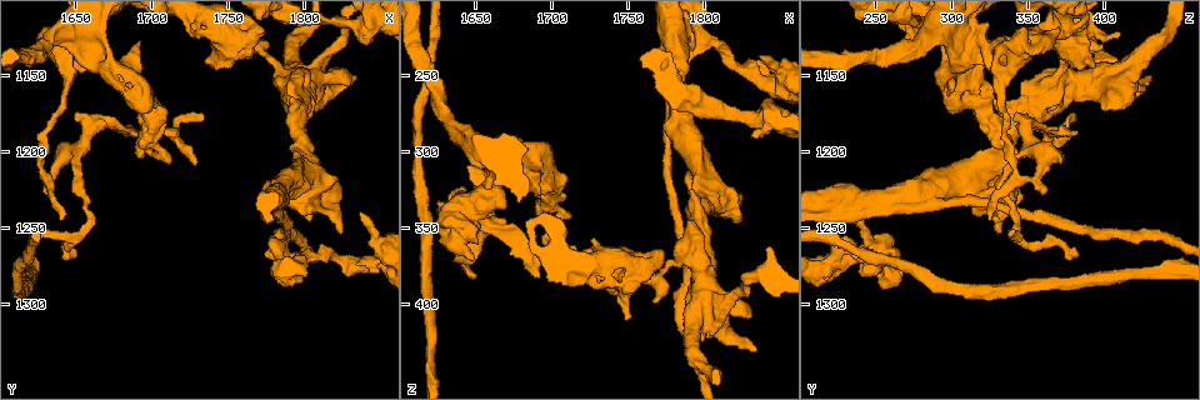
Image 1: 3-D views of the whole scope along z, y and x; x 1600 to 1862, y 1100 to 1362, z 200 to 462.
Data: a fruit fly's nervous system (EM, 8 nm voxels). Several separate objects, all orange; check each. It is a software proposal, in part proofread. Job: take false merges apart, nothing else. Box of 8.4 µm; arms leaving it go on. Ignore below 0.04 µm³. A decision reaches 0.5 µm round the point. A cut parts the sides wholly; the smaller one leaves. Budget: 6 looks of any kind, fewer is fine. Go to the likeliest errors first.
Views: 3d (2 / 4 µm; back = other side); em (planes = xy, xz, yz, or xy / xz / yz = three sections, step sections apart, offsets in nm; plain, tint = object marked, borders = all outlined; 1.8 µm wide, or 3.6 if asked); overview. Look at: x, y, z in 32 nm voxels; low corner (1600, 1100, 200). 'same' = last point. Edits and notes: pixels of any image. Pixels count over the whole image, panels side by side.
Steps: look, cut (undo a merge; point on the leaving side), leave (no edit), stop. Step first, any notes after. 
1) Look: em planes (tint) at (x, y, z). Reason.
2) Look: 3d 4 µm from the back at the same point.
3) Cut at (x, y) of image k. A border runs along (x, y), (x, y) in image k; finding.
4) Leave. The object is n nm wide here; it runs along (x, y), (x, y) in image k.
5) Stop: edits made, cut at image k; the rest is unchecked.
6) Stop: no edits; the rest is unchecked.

Look: 3d 4 µm at (1798, 1156, 374). Sharp bend.

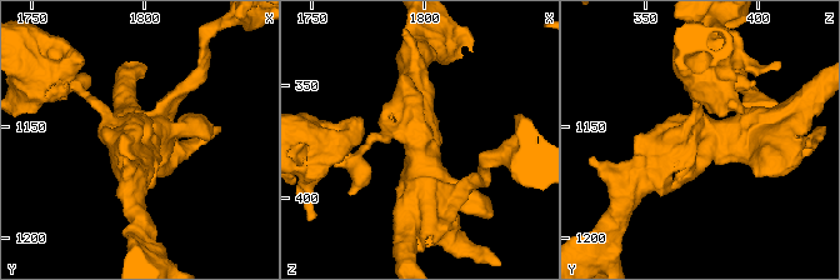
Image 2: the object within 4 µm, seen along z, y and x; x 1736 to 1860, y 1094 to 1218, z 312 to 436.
Look: em 3.6 µm planes (borders) at (1799, 1154, 375). 4 arms meet here; shape alone is not enough.

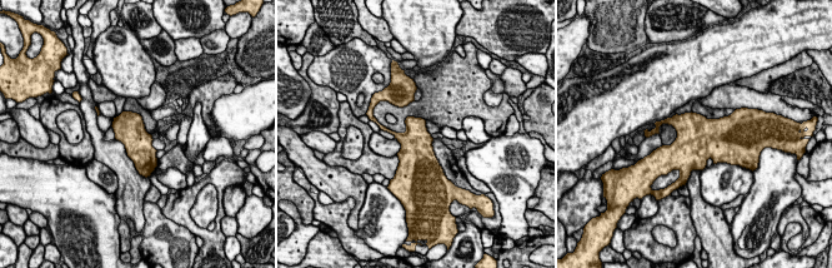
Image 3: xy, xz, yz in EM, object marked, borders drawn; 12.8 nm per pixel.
Leave. Continuous, no second cell.

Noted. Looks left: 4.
Look: 3d 2 µm at (1790, 1268, 234). Closes a loop.

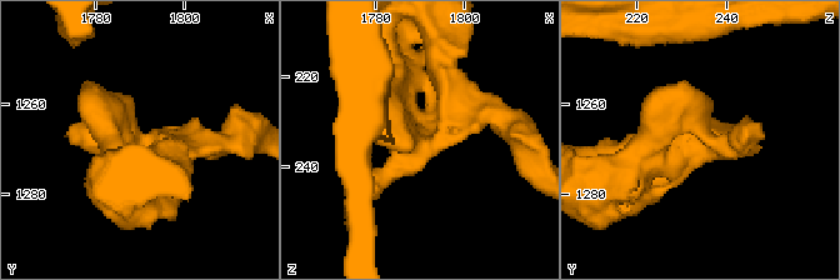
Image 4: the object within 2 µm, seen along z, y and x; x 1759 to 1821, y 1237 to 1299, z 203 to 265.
Look: em planes (tint) at (1791, 1269, 235). Need the tissue.

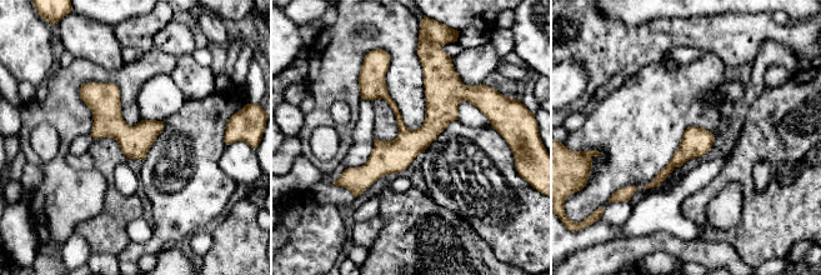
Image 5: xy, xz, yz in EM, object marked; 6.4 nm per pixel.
Leave. It runs along (425, 65), (435, 121), (358, 190) in image 5; continuous, no second cell.

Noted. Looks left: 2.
Look: em 3.6 µm xz step 8 (tint) at (1698, 1194, 336). Abrupt turn.

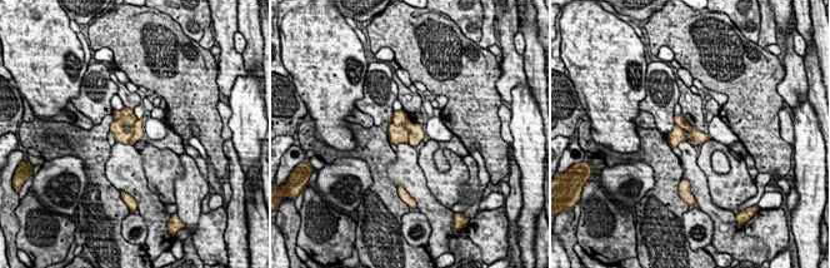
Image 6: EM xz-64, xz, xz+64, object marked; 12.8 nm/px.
Look: em 3.6 µm planes (tint) at the same point.

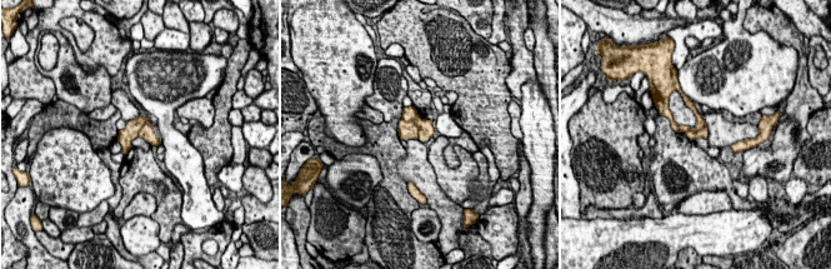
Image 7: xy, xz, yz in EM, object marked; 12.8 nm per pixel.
Leave. One cell here.

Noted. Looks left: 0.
Stop: no edits; the rest is unchecked.

